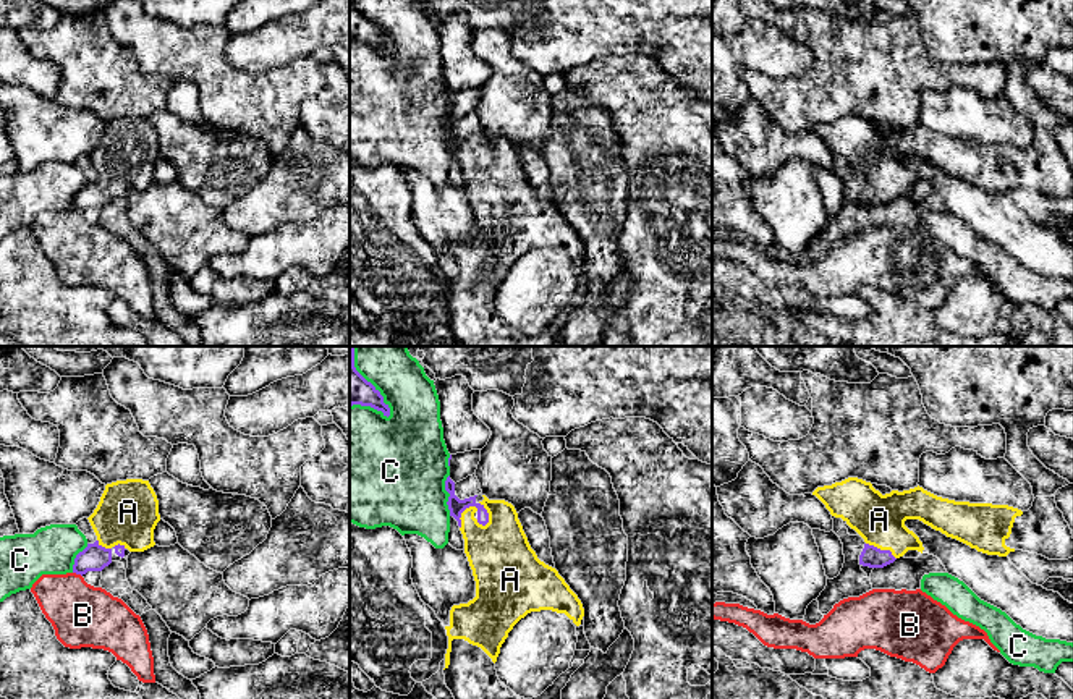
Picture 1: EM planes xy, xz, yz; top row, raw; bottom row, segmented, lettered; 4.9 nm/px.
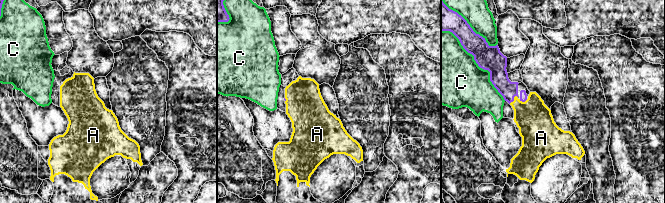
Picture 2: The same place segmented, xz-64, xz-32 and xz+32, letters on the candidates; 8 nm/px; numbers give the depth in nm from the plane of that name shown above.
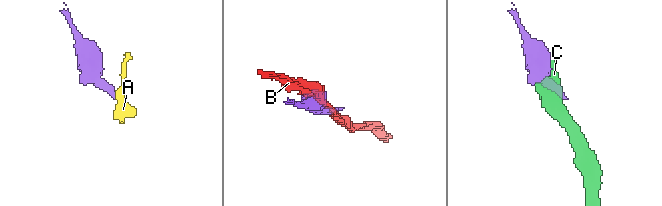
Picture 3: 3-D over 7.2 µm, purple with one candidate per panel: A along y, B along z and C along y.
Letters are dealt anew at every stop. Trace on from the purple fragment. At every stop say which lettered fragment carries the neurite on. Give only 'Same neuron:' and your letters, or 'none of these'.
Same neuron: A

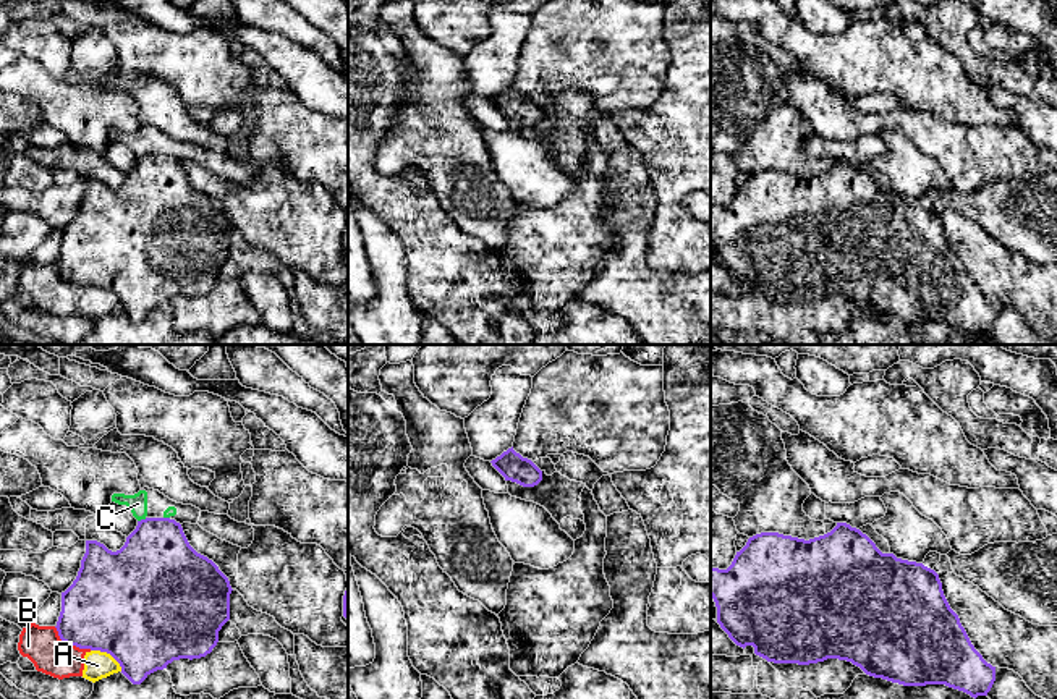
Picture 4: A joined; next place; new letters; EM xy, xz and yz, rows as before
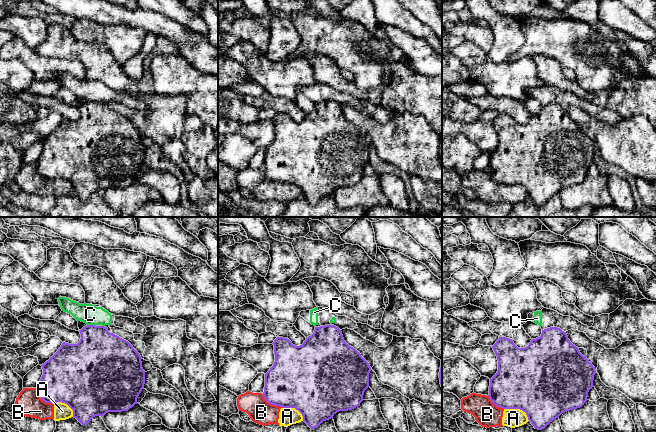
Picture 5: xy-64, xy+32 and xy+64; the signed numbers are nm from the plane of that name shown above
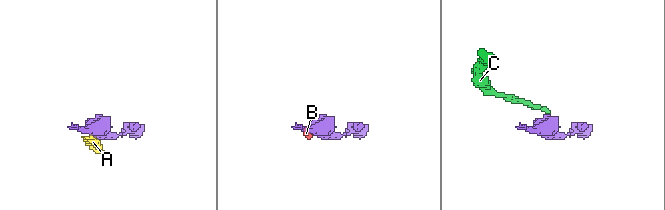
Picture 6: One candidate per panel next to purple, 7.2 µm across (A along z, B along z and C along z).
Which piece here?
Same neuron: none of these

